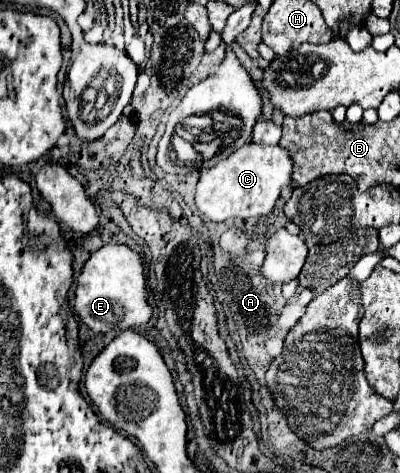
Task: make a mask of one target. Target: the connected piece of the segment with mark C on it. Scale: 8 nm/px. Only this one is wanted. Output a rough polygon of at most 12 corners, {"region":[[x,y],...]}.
{"region":[[245,143],[201,173],[209,221],[273,211],[291,185],[279,145]]}

